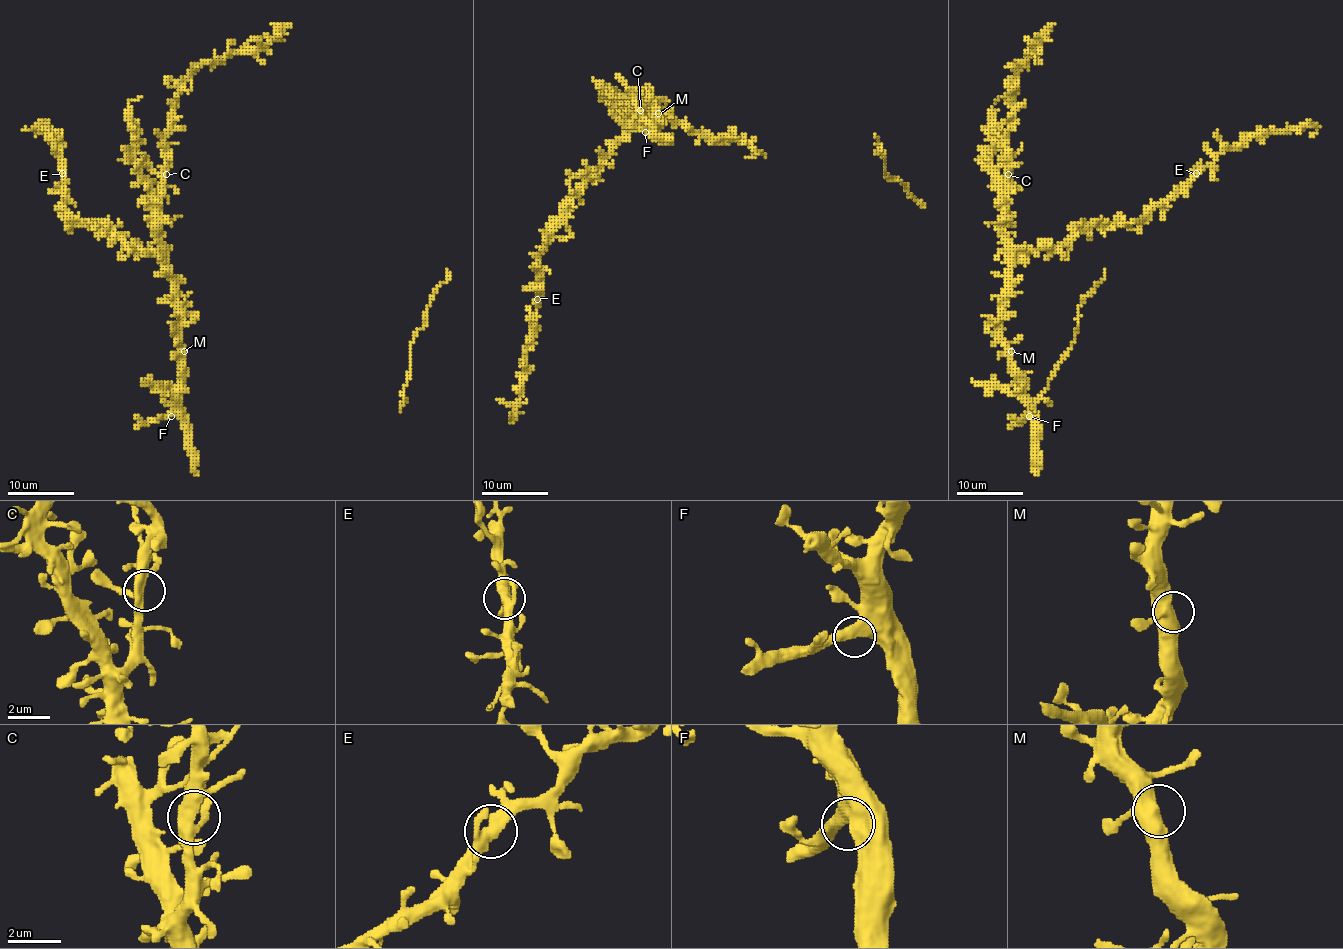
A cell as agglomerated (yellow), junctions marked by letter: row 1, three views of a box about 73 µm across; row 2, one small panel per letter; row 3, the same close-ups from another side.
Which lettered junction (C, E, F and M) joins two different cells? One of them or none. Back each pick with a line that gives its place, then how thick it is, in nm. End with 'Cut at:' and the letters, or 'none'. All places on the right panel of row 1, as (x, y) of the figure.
Cut at: none

